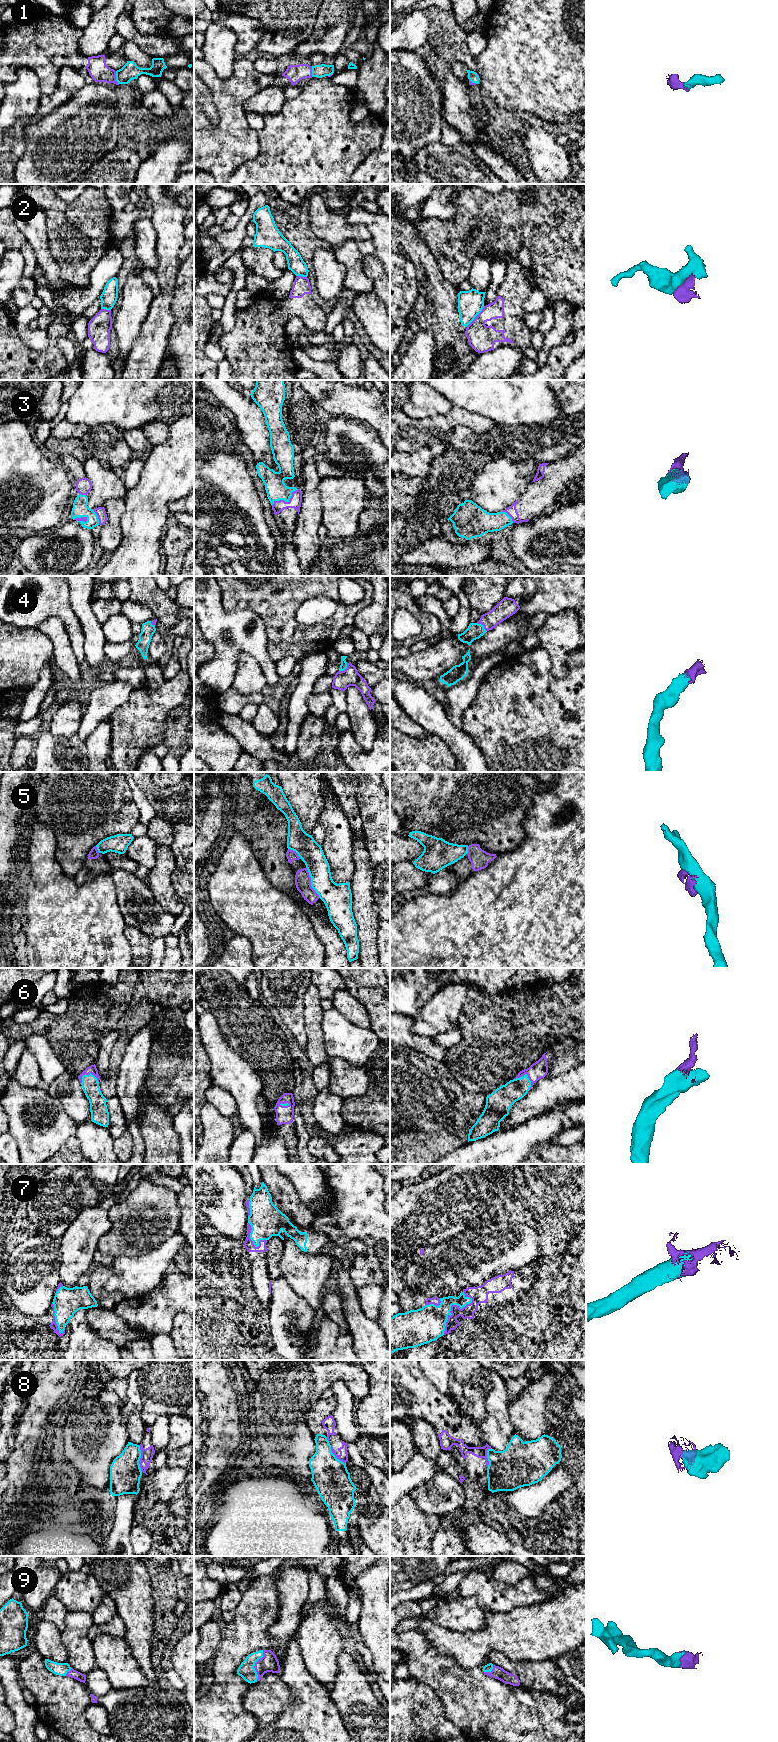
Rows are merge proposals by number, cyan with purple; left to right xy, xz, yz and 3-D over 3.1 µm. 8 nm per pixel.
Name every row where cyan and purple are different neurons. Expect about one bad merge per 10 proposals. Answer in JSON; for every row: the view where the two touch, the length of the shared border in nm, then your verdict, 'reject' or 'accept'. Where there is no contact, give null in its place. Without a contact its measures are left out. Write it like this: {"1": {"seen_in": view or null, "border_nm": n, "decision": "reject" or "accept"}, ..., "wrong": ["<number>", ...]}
{"1": {"seen_in": "xy", "border_nm": 110, "decision": "accept"}, "2": {"seen_in": "yz", "border_nm": 220, "decision": "reject"}, "3": {"seen_in": "xz", "border_nm": 260, "decision": "accept"}, "4": {"seen_in": "xz", "border_nm": 100, "decision": "accept"}, "5": {"seen_in": "xz", "border_nm": 260, "decision": "reject"}, "6": {"seen_in": "yz", "border_nm": 160, "decision": "accept"}, "7": {"seen_in": "yz", "border_nm": 380, "decision": "accept"}, "8": {"seen_in": "xy", "border_nm": 220, "decision": "reject"}, "9": {"seen_in": "xz", "border_nm": 260, "decision": "accept"}, "wrong": ["2", "5", "8"]}

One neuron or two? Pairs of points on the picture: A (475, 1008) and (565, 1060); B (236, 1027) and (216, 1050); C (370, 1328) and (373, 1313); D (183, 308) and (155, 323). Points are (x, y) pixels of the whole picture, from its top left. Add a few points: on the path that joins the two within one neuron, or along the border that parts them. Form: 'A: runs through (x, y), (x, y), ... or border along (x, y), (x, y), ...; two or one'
A: border along (573, 1038), (562, 1037), (552, 1048); two
B: border along (220, 1032), (227, 1043), (241, 1056); two
C: border along (359, 1299), (362, 1312), (367, 1317), (376, 1321); two
D: border along (173, 289), (173, 324), (167, 336); two

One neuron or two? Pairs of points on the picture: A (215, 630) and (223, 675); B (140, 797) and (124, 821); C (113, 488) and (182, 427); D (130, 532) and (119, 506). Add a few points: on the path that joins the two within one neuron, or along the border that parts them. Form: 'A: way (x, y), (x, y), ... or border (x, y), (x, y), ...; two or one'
A: way (220, 641), (223, 645), (223, 664); one
B: border (131, 790), (135, 801); two
C: border (127, 491), (123, 497); two
D: border (124, 498), (125, 511), (120, 519), (121, 537); two

